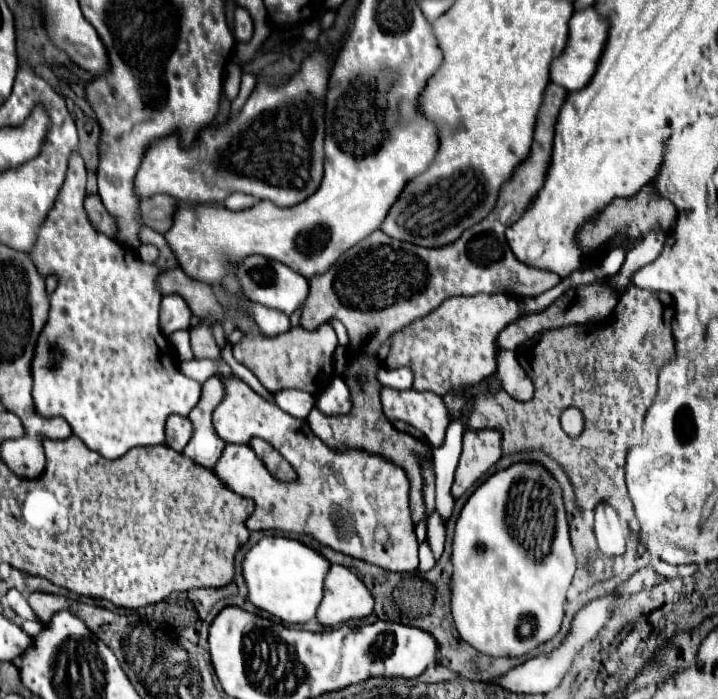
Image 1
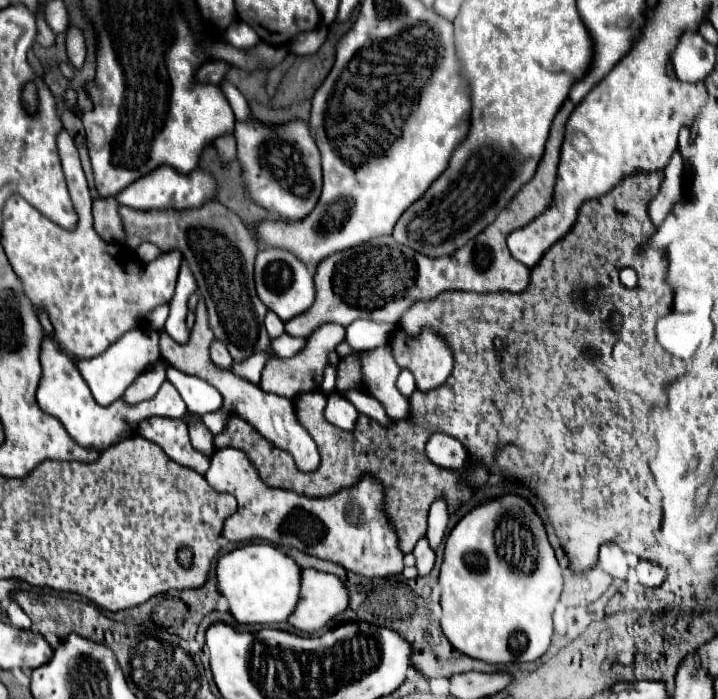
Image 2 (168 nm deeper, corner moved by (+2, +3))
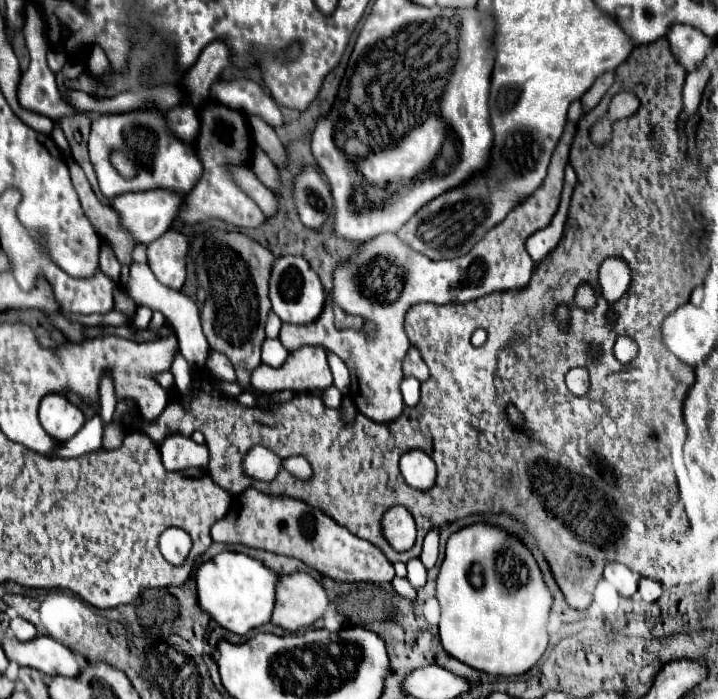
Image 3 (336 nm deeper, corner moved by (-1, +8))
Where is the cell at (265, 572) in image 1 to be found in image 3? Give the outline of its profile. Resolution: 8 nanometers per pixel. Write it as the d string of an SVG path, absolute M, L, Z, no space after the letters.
M219 553L207 563L201 563L195 569L197 583L197 603L203 613L209 615L219 627L245 635L255 627L269 623L271 611L275 607L275 583L279 575L275 575L265 563L251 559L243 553Z

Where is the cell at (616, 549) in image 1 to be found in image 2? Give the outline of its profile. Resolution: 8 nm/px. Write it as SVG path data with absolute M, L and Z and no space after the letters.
M602 544L600 554L598 554L598 564L612 578L626 580L626 576L628 576L628 562L624 556L624 550L618 544Z

